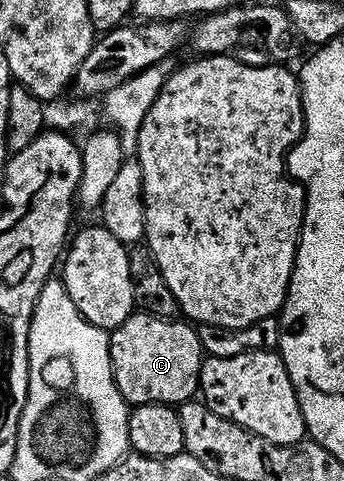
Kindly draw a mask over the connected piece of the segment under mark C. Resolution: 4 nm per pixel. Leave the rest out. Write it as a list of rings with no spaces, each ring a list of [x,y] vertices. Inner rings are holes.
[[[137,311],[127,319],[127,323],[112,330],[109,350],[117,386],[130,406],[180,407],[198,396],[203,350],[201,334],[192,324],[181,319],[153,317],[144,311]]]

